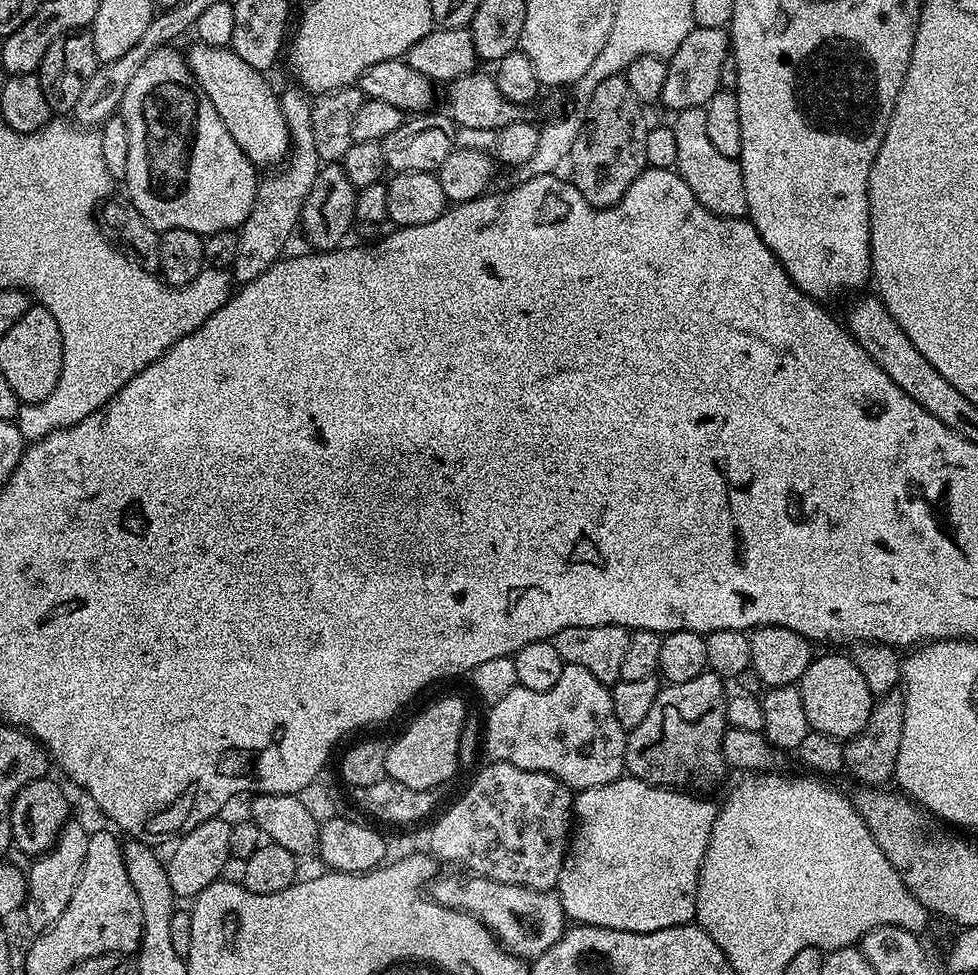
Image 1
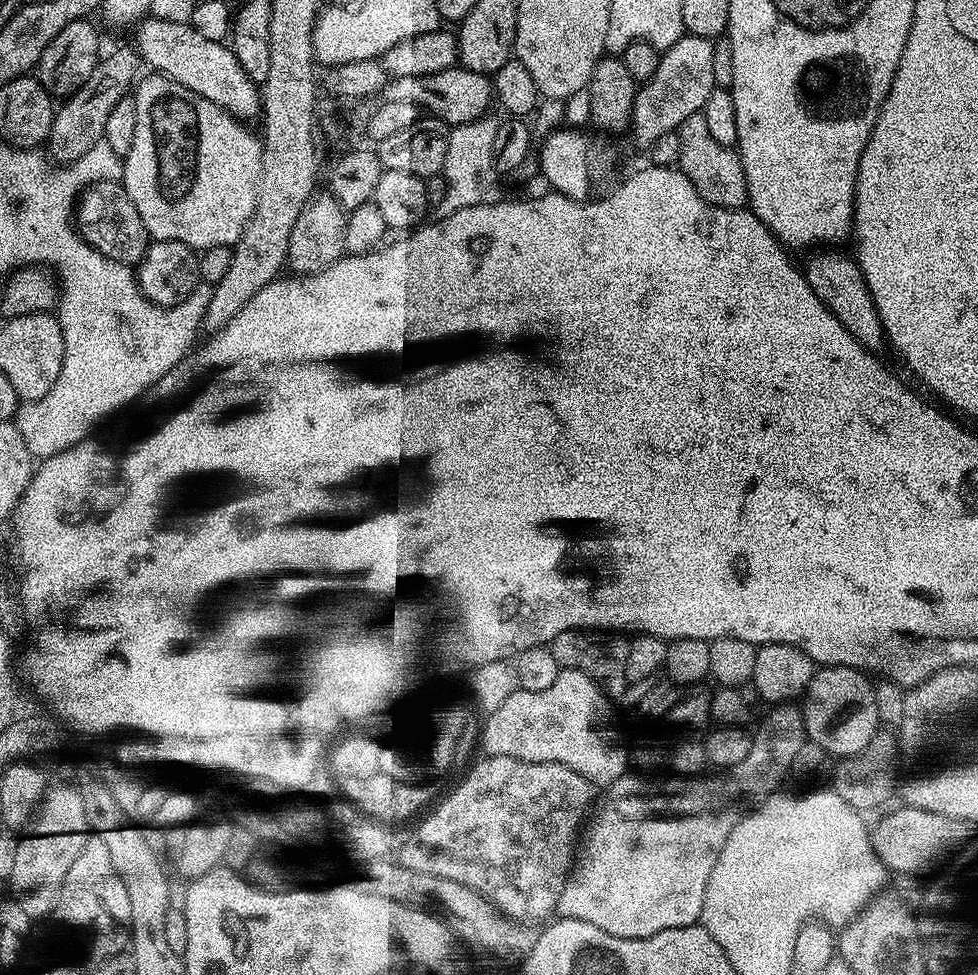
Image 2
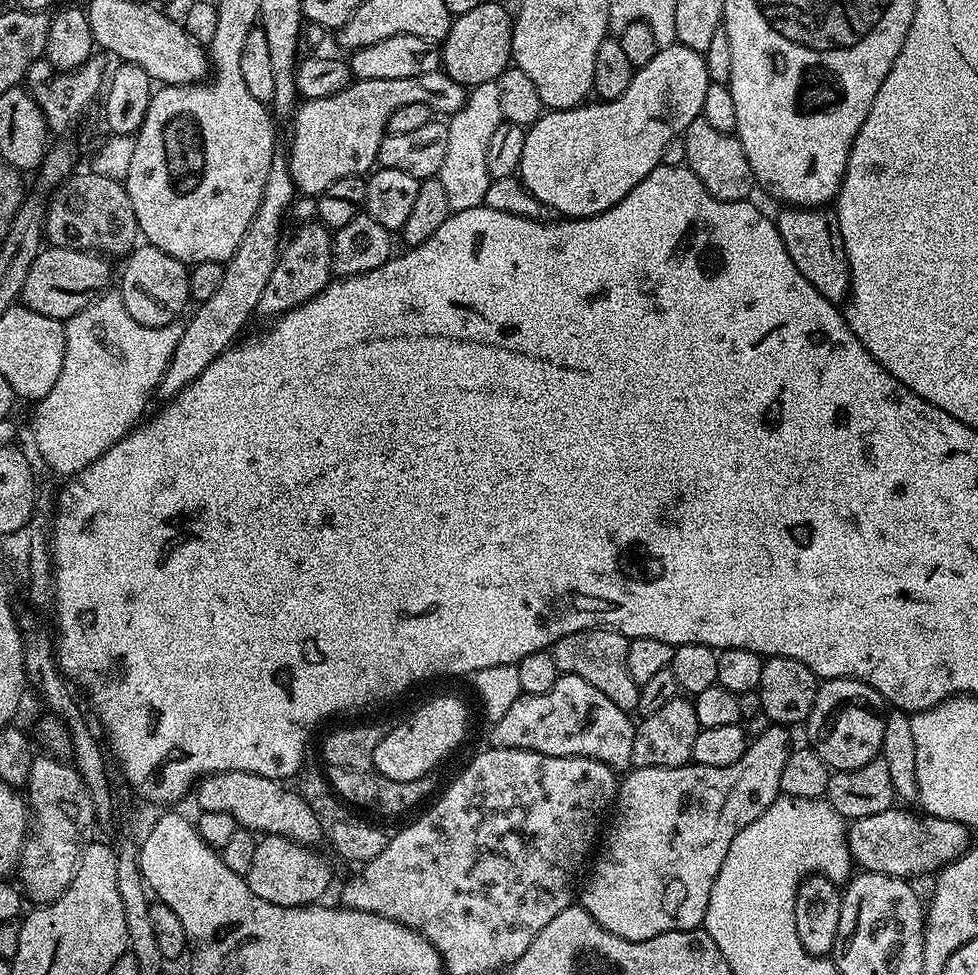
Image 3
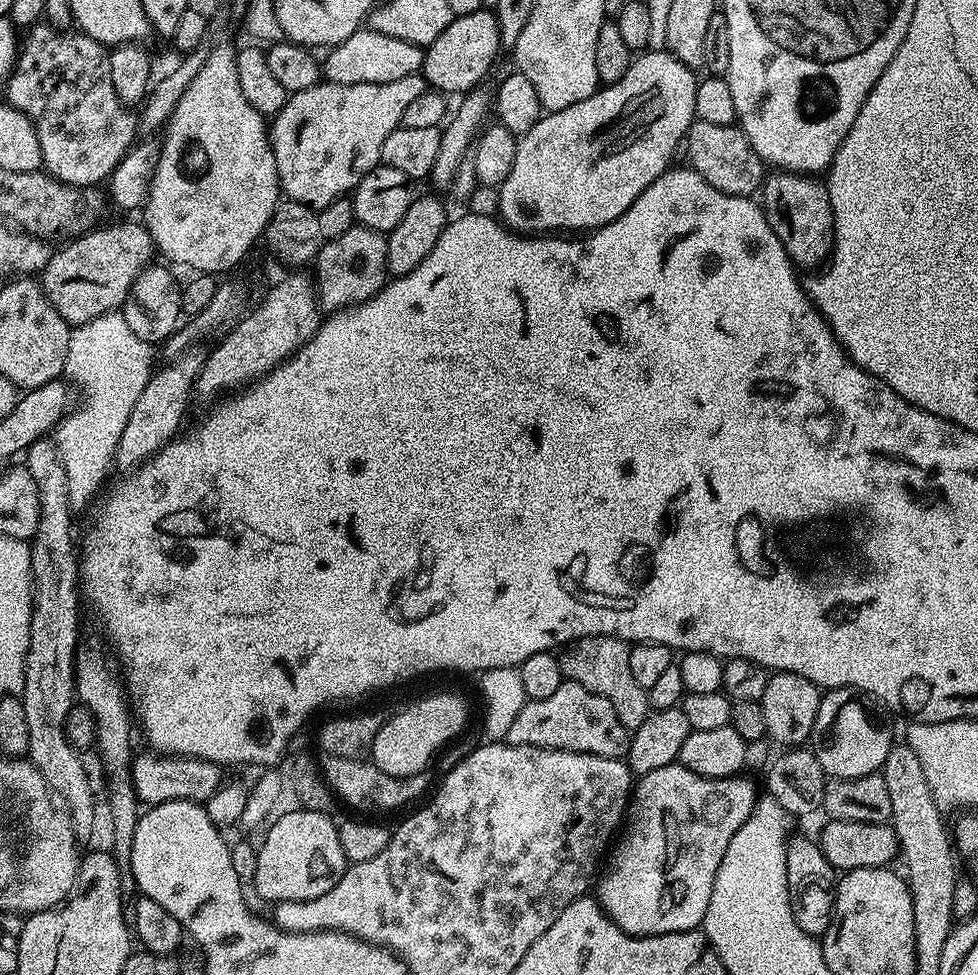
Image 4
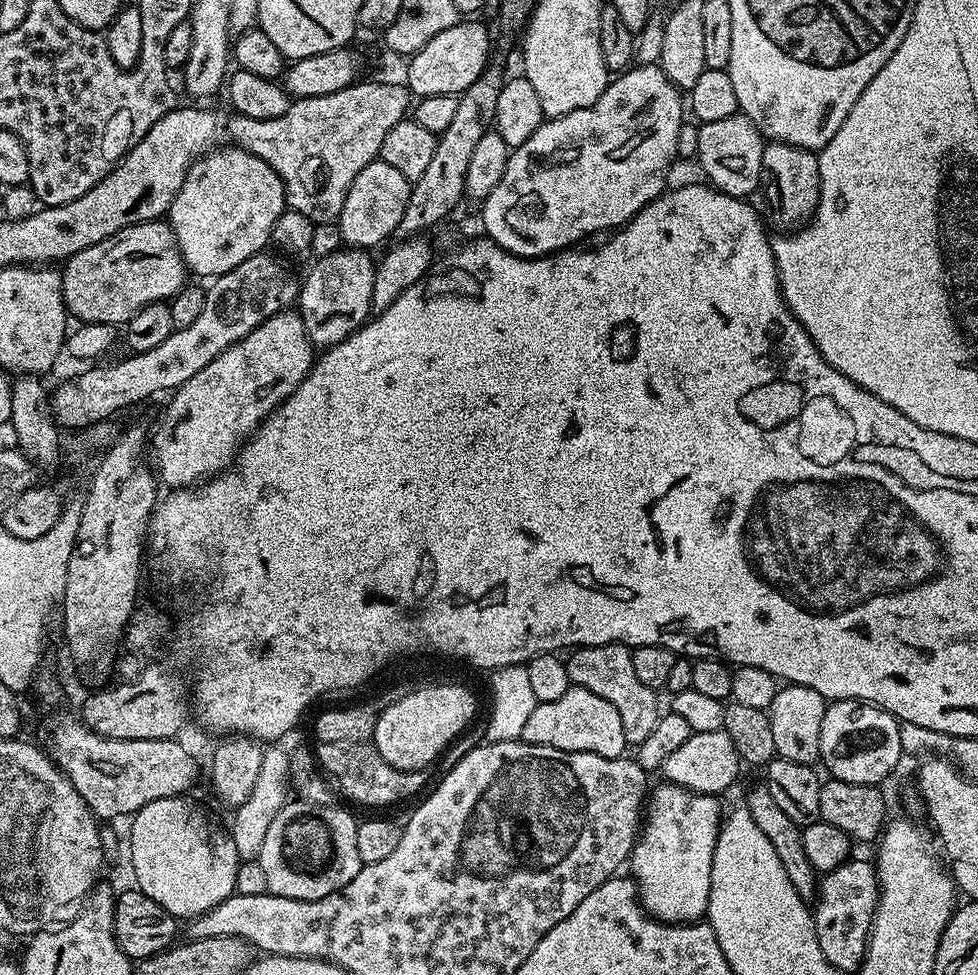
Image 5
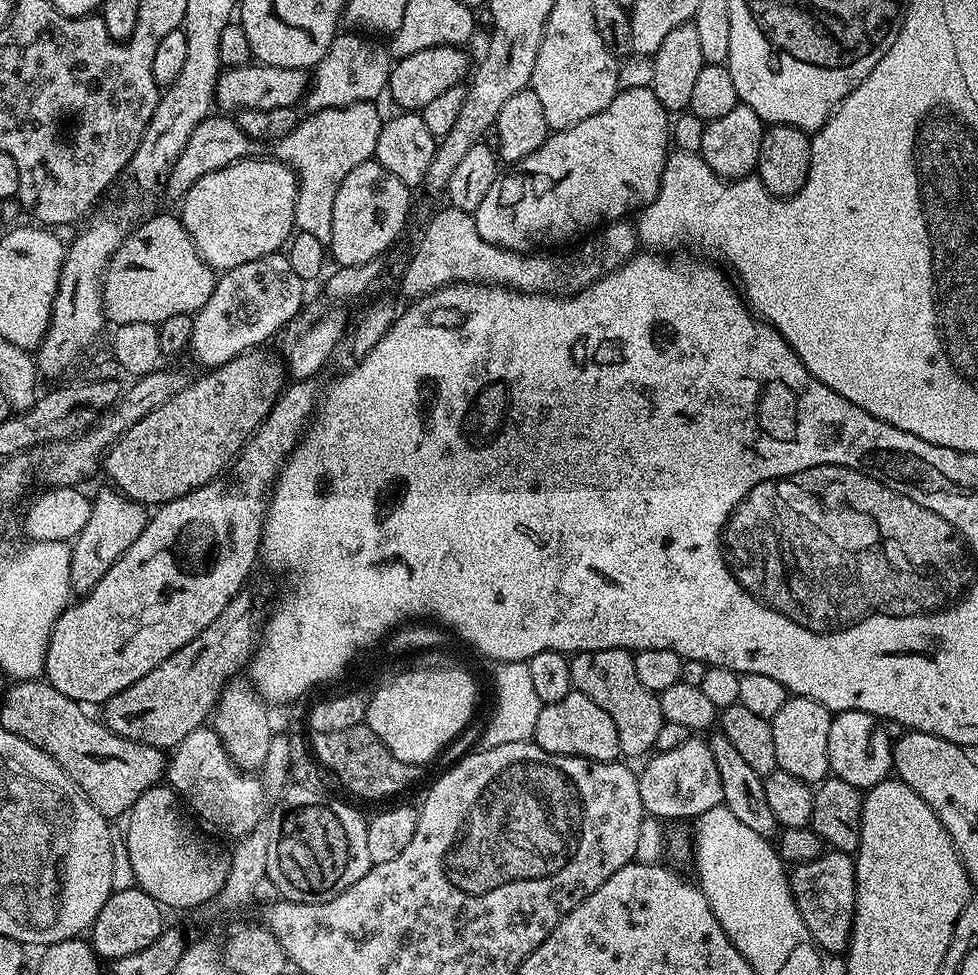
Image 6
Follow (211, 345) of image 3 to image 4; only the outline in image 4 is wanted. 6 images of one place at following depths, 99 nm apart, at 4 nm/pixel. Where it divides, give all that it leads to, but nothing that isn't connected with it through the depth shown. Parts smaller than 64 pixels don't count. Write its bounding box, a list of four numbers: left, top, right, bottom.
[115,350,205,470]

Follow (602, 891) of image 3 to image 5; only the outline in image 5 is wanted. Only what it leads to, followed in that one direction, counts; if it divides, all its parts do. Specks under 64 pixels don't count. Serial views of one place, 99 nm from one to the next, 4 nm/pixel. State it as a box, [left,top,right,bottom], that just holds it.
[630,782,722,924]

